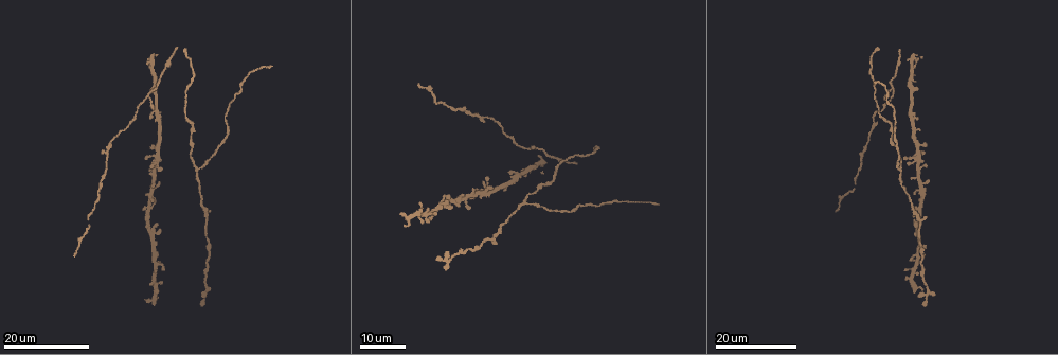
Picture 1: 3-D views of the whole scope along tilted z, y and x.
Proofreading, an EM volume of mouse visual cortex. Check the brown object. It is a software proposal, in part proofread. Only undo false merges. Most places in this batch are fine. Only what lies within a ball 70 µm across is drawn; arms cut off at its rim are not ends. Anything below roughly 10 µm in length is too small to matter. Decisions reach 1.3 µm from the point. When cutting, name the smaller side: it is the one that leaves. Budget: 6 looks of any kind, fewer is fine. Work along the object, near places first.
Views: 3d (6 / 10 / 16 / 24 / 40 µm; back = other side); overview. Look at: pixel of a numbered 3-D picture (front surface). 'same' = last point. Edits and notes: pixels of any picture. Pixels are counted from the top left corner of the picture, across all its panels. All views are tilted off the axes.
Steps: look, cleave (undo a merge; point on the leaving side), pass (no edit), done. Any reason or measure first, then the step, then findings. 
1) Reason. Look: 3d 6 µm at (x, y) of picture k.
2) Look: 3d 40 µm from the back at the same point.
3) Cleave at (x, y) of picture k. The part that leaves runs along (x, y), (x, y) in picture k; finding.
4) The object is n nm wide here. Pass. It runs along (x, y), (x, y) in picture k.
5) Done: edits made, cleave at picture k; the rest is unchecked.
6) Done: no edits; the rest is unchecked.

Thin neck. Look: 3d 16 µm at (583, 156) of picture 1.

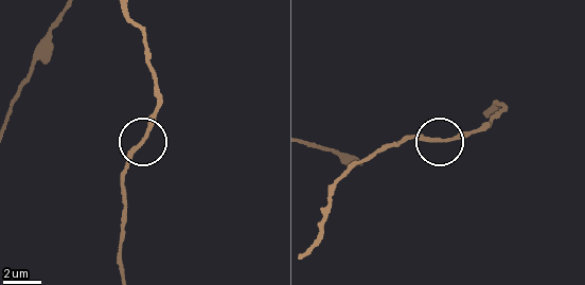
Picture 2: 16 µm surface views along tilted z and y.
Closer look. Look: 3d 6 µm at (147, 132) of picture 2.

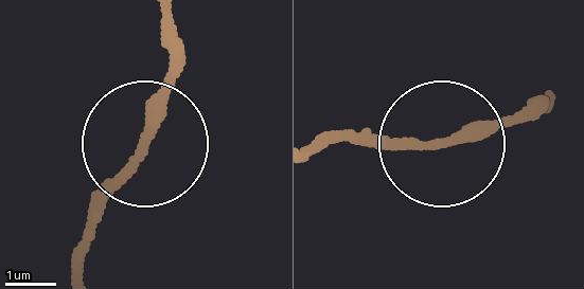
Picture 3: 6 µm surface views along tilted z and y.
Pass. It runs along (160, 22), (177, 71), (163, 118), (137, 173), (76, 241) in picture 3; all the same neuron.

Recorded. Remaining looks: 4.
Small branch off a trunk. Look: 3d 24 µm at (479, 116) of picture 1.

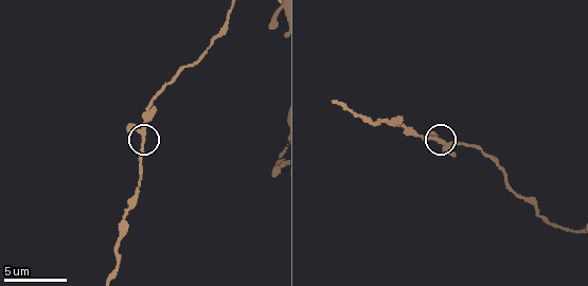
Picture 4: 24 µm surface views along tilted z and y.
Look: 3d 10 µm at (143, 136) of picture 4.

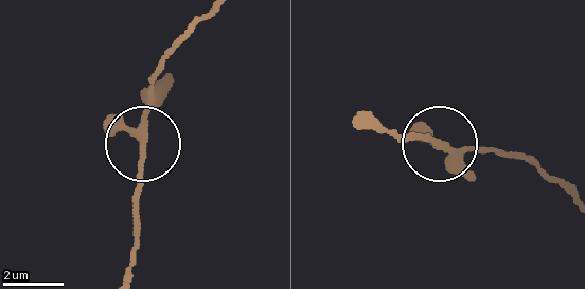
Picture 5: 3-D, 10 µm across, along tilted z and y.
Pass. It runs along (568, 192), (499, 152), (456, 156), (409, 140) in picture 5; continuous, no second neuron.

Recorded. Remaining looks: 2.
A narrow waist. Look: 3d 10 µm at (400, 125) of picture 4.

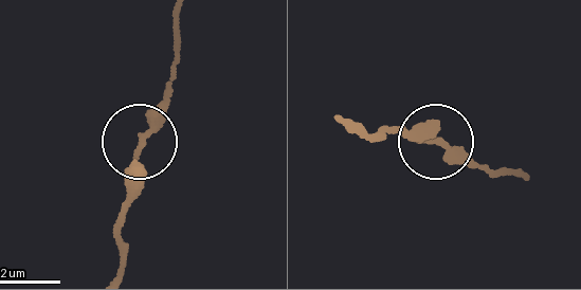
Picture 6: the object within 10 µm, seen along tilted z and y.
3 arms meet here. Pass. It runs along (521, 176), (488, 175), (400, 133) in picture 6; continuous, no second neuron.

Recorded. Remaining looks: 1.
Done: no edits; the rest is unchecked.

